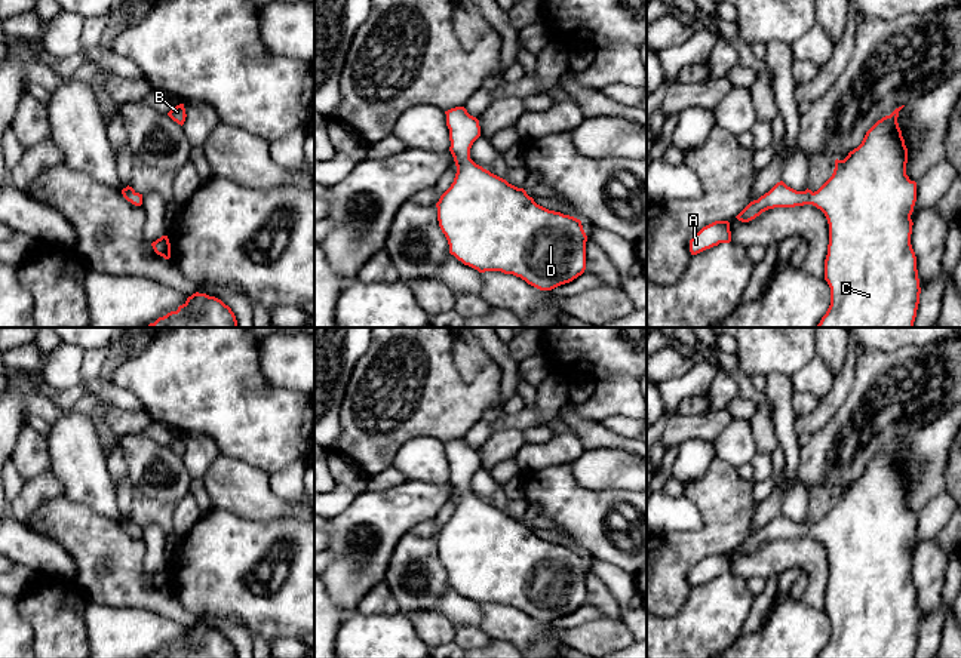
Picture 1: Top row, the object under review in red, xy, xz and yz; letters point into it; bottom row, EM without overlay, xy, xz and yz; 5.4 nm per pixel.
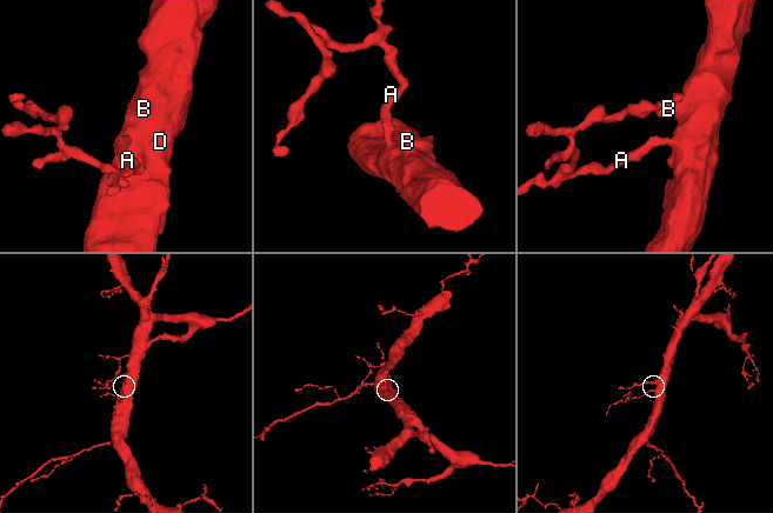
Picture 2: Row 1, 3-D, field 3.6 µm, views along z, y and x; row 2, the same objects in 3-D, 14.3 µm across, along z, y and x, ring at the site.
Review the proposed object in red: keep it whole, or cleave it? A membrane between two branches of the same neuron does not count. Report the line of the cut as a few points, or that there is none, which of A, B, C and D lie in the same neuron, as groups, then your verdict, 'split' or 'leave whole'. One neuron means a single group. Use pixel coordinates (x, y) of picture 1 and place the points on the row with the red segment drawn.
no cut; A B C D; leave whole

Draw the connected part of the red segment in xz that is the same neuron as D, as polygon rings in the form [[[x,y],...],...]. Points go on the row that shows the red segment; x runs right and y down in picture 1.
[[[464,107],[451,108],[445,114],[457,173],[436,207],[449,253],[479,273],[513,274],[540,290],[552,290],[581,276],[587,242],[581,221],[537,205],[524,188],[476,164],[470,159],[470,148],[480,136],[479,120]]]

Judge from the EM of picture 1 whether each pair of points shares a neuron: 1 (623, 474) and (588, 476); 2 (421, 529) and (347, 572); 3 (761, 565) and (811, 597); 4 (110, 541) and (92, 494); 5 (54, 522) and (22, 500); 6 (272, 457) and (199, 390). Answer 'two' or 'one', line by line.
1: one
2: two
3: one
4: two
5: two
6: one

